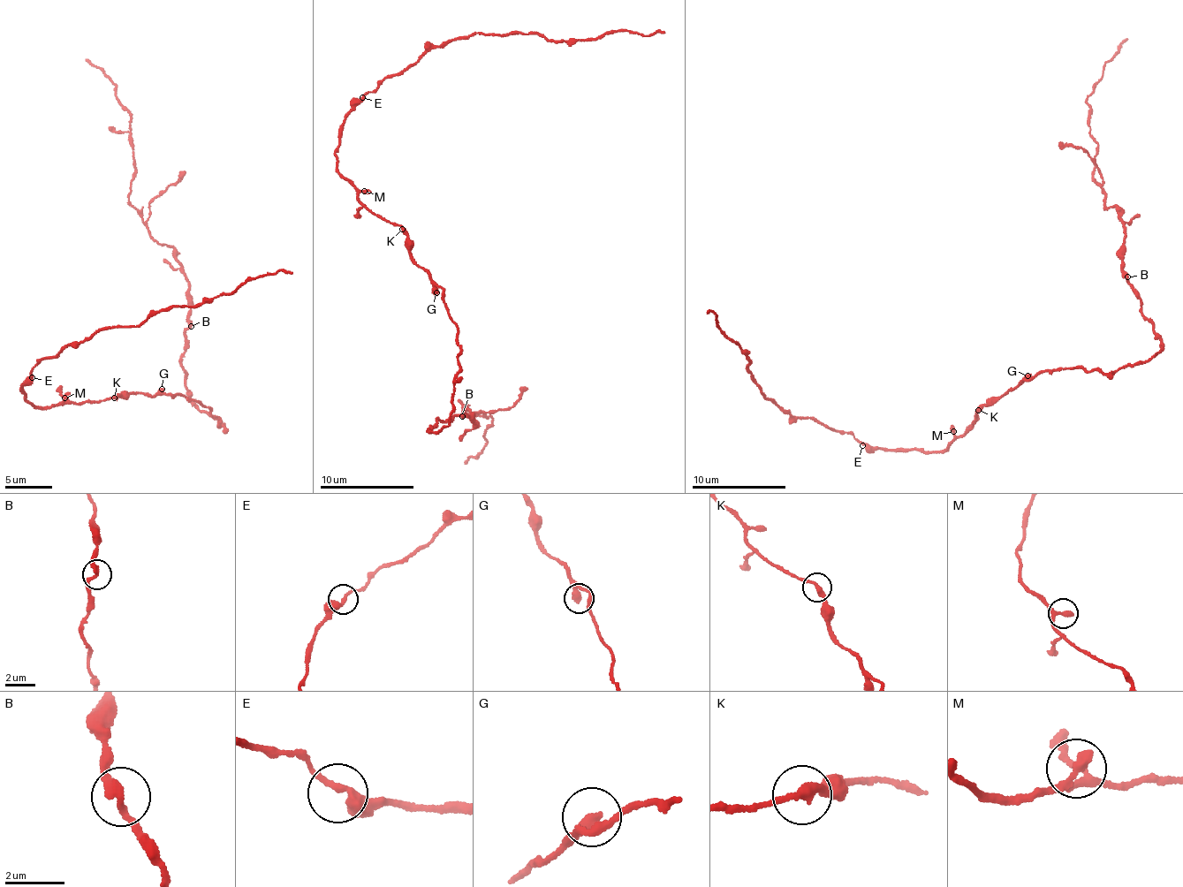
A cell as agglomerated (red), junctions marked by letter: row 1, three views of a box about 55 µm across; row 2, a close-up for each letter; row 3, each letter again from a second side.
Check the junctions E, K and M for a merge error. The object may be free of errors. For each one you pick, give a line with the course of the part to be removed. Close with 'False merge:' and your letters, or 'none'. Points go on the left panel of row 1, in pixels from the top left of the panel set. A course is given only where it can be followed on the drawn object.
False merge: none

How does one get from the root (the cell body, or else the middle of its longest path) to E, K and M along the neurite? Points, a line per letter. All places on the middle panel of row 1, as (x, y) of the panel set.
E: (443, 301), (443, 290), (414, 261), (405, 231), (358, 200), (358, 188), (337, 170), (339, 126), (362, 97)
K: (443, 301), (443, 290), (414, 261), (411, 240), (402, 228)
M: (443, 301), (443, 290), (414, 261), (405, 231), (378, 217), (358, 200), (358, 193), (364, 191)

